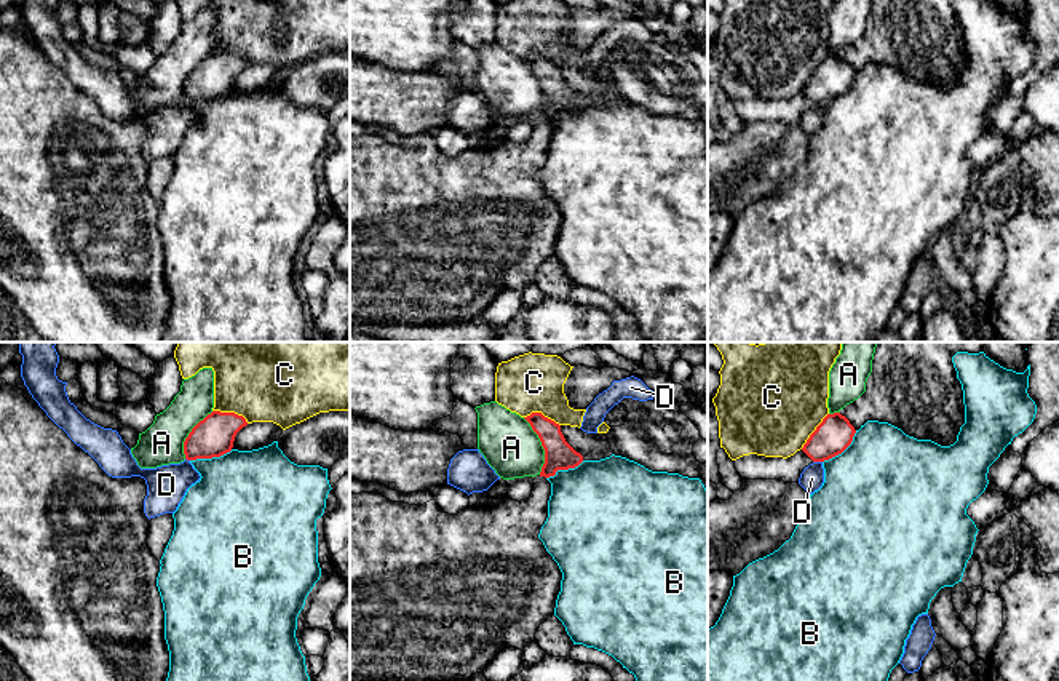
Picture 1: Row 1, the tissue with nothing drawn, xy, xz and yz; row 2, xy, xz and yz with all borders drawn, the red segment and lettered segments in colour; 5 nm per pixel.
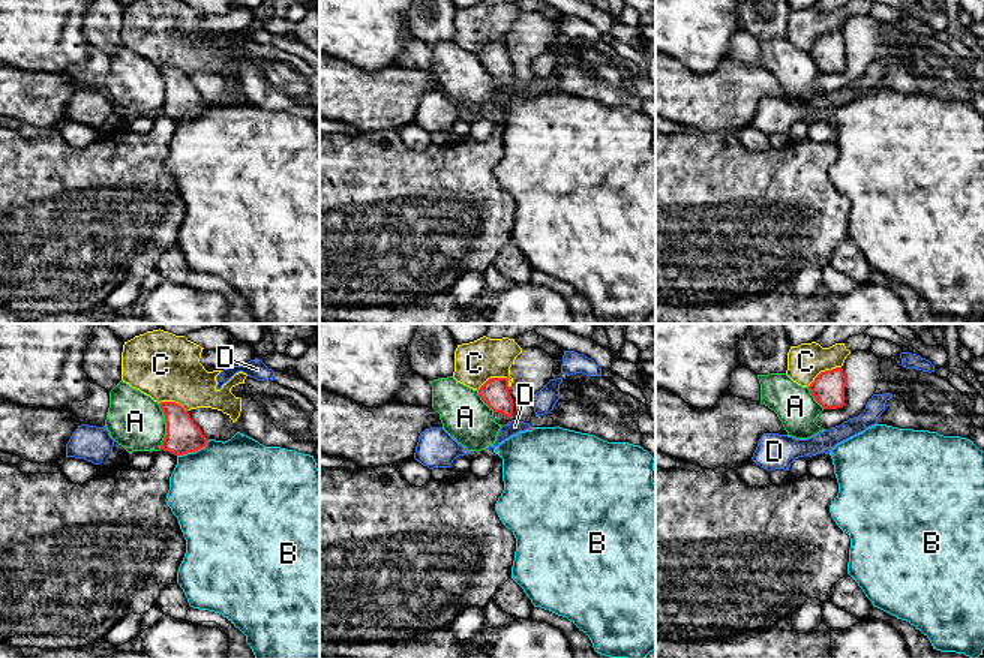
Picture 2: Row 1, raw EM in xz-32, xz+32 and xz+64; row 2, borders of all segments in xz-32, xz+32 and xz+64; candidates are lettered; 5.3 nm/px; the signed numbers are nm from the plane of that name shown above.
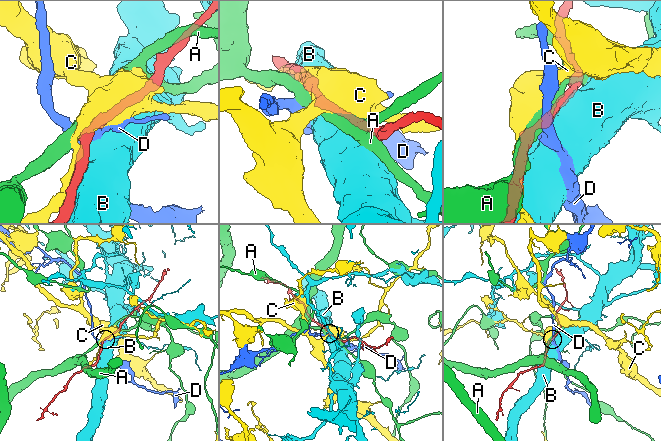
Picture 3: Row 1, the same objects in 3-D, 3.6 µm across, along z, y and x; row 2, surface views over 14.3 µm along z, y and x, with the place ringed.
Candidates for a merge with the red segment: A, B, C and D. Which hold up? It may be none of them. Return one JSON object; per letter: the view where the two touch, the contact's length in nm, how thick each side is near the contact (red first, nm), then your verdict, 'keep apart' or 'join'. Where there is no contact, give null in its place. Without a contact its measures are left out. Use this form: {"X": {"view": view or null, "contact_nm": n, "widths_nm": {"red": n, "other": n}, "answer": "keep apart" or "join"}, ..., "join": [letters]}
{"A": {"view": "xz", "contact_nm": 300, "widths_nm": {"red": 150, "other": 280}, "answer": "keep apart"}, "B": {"view": "xy", "contact_nm": 220, "widths_nm": {"red": 200, "other": 460}, "answer": "keep apart"}, "C": {"view": "xy", "contact_nm": 200, "widths_nm": {"red": 200, "other": 460}, "answer": "keep apart"}, "D": {"view": "yz", "contact_nm": 50, "widths_nm": {"red": 180, "other": 120}, "answer": "keep apart"}, "join": []}

